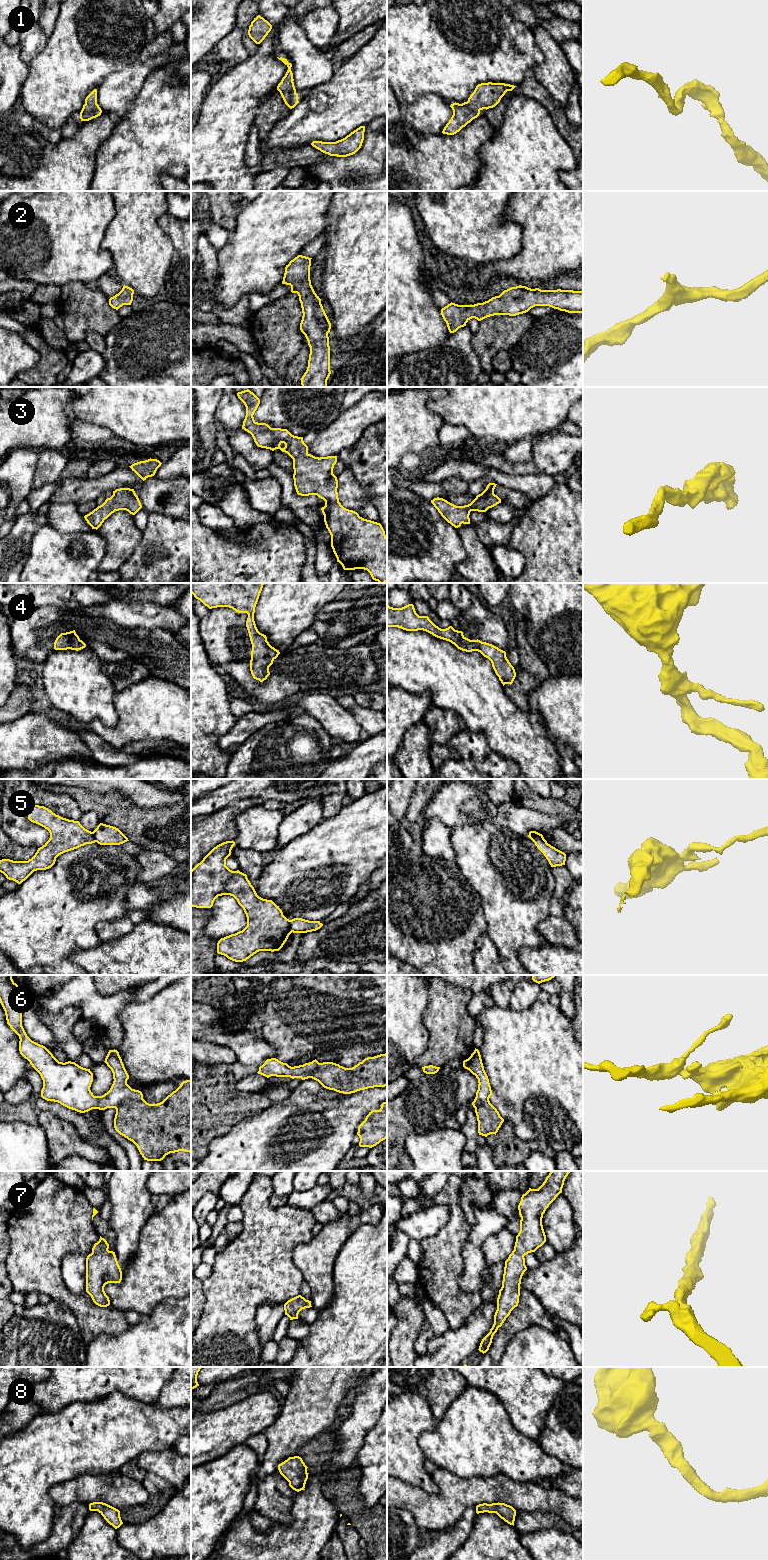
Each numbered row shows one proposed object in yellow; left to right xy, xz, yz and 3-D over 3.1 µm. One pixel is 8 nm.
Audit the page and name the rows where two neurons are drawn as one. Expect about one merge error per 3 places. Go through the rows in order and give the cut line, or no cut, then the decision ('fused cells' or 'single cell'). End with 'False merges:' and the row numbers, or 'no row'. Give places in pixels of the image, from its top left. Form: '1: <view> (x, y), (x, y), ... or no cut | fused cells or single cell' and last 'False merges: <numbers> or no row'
1: no cut | single cell
2: no cut | single cell
3: no cut | single cell
4: no cut | single cell
5: xz (289, 920), (291, 932) | fused cells
6: xy (142, 1098), (139, 1100), (126, 1099), (116, 1109) | fused cells
7: no cut | single cell
8: no cut | single cell
False merges: 5, 6

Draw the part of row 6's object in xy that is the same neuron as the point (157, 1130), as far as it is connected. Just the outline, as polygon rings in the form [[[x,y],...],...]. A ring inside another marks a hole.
[[[191,1080],[183,1081],[175,1091],[157,1104],[149,1104],[144,1099],[125,1100],[116,1109],[114,1128],[120,1135],[132,1141],[147,1161],[161,1161],[166,1155],[179,1151],[191,1153]]]

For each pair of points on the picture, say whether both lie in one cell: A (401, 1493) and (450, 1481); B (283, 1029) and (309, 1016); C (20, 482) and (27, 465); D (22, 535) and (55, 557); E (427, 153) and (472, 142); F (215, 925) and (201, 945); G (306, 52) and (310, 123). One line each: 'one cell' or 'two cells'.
A: one cell
B: one cell
C: one cell
D: two cells
E: one cell
F: two cells
G: two cells

